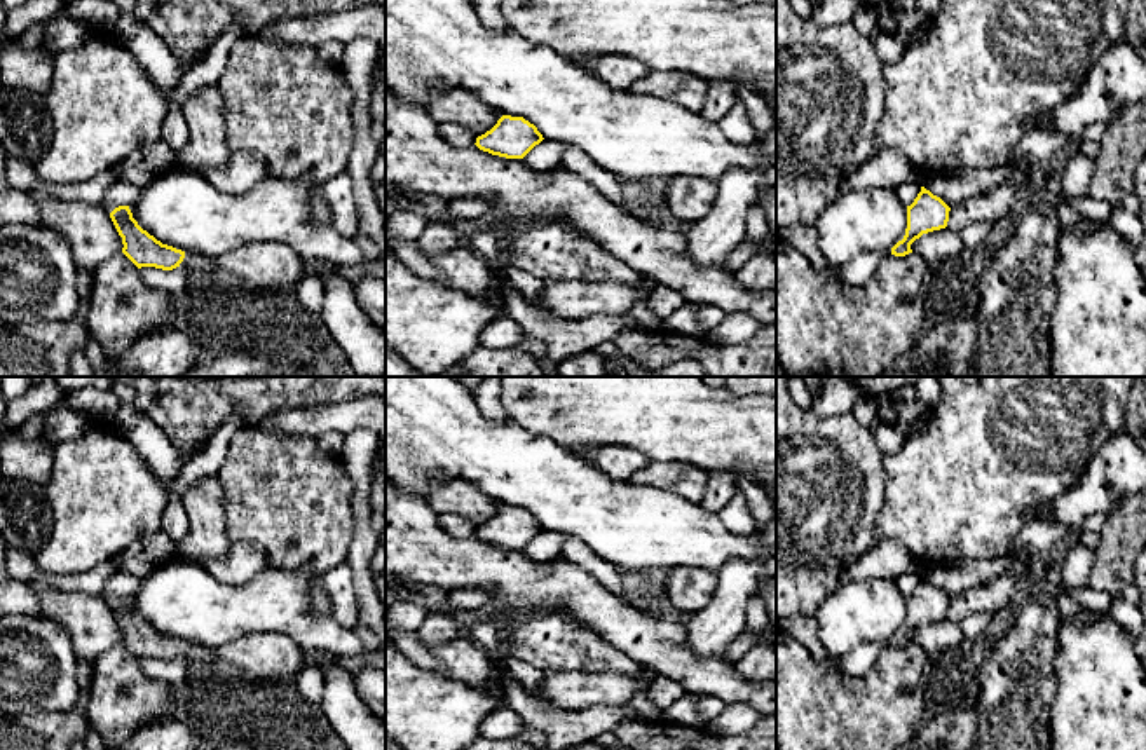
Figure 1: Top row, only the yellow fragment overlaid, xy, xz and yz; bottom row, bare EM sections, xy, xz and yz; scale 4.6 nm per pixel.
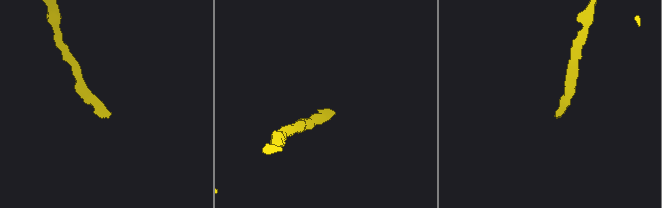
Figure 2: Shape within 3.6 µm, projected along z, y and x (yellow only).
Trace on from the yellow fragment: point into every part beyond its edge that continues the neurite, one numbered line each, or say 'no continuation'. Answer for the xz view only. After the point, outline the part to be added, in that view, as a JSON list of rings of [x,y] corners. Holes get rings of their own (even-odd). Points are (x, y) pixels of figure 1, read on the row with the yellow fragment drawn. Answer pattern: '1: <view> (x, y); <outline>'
no continuation

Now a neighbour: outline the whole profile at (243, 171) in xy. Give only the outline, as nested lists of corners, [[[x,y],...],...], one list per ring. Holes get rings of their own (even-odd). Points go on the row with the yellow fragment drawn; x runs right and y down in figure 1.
[[[230,152],[227,164],[220,169],[201,173],[216,190],[239,195],[253,190],[270,178],[263,159],[255,152]]]

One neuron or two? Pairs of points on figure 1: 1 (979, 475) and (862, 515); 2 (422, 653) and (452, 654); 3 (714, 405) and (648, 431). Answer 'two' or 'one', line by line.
1: two
2: one
3: one

